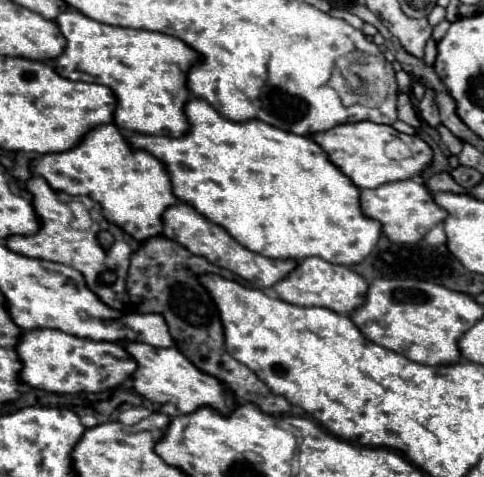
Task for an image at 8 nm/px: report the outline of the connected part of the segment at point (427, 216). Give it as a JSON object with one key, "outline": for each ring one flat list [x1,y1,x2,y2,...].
{"outline":[[405,179,405,181,395,181,387,183,375,189,363,189,361,191,361,207,363,213,381,221,383,233,389,237,393,243,419,243,423,239,423,229,429,231,437,223,445,221,447,213,433,201,433,195,429,193,425,183]]}

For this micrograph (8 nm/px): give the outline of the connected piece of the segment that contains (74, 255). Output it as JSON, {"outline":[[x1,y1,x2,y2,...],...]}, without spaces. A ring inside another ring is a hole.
{"outline":[[33,177,27,181,27,189,29,193,33,195,33,207,39,215,39,221,41,221,41,229,39,233,35,235,13,235,5,241,5,245,15,251,15,253,21,253,25,257,35,257,35,259,45,259,45,261,53,261,53,263,63,263,63,265,69,265,77,271,81,271,87,279,87,285,91,291,95,291,103,303,111,305,113,309,119,309,119,311,125,311,127,309,127,301,129,301,129,295,125,291,125,277,127,277,127,269,129,269,129,253,133,253,139,245,139,241,135,241,129,233,125,231,119,231,115,229,115,241,109,249,103,249,101,243,97,241,97,233,99,231,105,231,109,229,109,221,103,217,101,213,101,207,97,201,85,197,85,205,93,217,93,227,87,229,87,231,77,231,73,229,69,223,73,221,73,213,69,209,69,195,63,193,63,191,55,191,51,189,51,185,43,179,43,177],[103,271,113,271,117,275,117,281,111,283,109,287,103,285,99,281,99,275]]}

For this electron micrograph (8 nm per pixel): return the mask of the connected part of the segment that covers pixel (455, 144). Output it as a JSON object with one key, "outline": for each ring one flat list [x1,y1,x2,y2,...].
{"outline":[[437,125,437,131,439,131,439,135,441,135,441,141,449,147,449,151,451,151,453,155,459,155,459,151,461,151,461,141,459,141,445,125]]}

